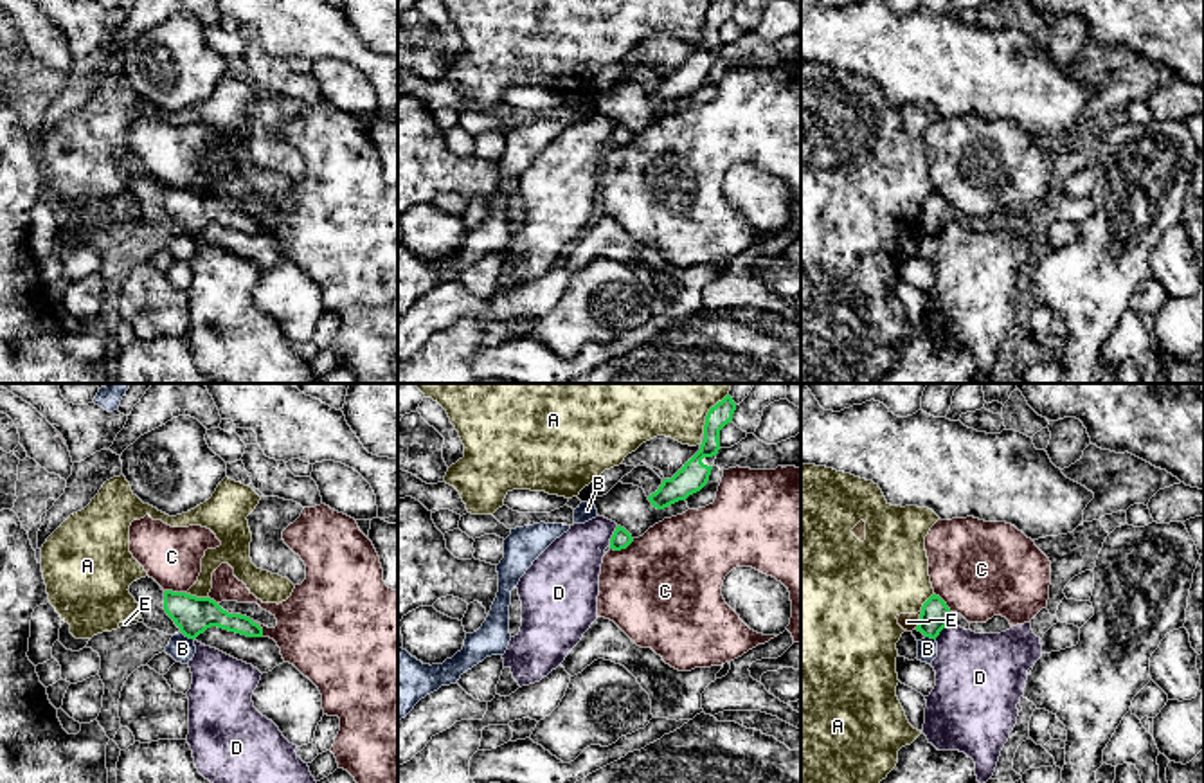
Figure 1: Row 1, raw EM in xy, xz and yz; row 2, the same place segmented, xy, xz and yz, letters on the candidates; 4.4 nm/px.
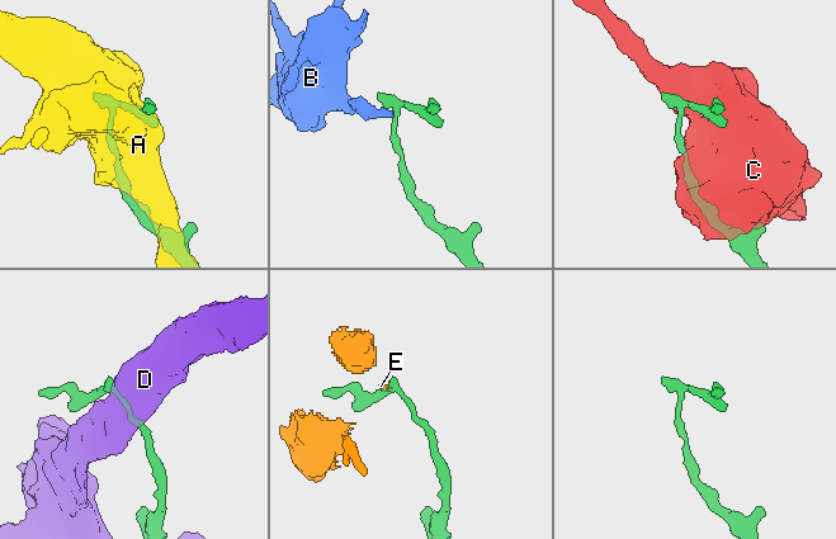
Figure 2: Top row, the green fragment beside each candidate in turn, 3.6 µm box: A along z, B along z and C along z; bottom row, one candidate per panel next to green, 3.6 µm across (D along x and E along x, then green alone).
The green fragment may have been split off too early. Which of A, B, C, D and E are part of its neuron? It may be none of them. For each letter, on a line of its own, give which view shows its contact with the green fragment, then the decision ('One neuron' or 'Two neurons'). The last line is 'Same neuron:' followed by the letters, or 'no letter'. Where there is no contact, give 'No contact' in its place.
A: Touches green in xz. Two neurons
B: Touches green in xy. Two neurons
C: Touches green in xz. Two neurons
D: Touches green in xz. Two neurons
E: Touches green in yz. Two neurons
Same neuron: no letter

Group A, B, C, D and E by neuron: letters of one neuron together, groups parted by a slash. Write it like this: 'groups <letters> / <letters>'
groups A E / B / C / D

